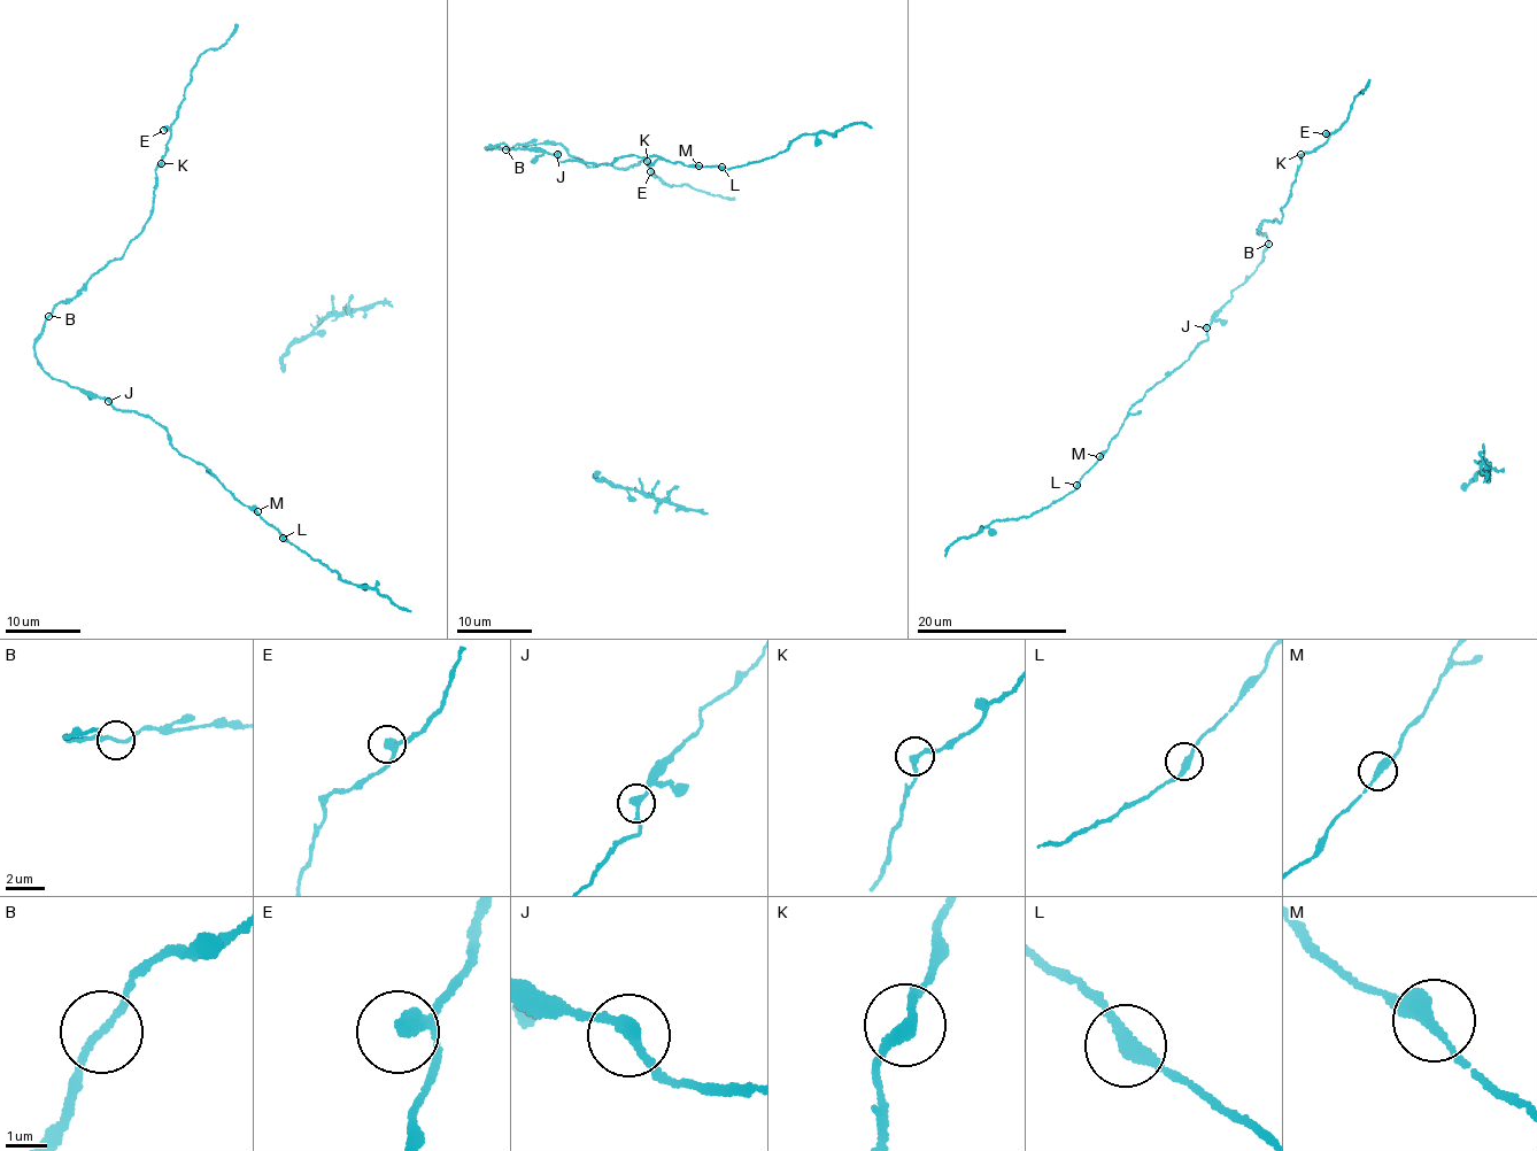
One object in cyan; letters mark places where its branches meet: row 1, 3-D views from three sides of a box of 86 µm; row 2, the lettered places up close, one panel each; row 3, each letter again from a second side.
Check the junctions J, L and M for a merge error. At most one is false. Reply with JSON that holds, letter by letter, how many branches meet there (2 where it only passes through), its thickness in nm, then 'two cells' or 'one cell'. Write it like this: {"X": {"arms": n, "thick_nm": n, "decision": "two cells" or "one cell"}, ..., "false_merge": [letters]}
{"J": {"arms": 2, "thick_nm": 280, "decision": "one cell"}, "L": {"arms": 2, "thick_nm": 300, "decision": "one cell"}, "M": {"arms": 2, "thick_nm": 320, "decision": "one cell"}, "false_merge": []}

